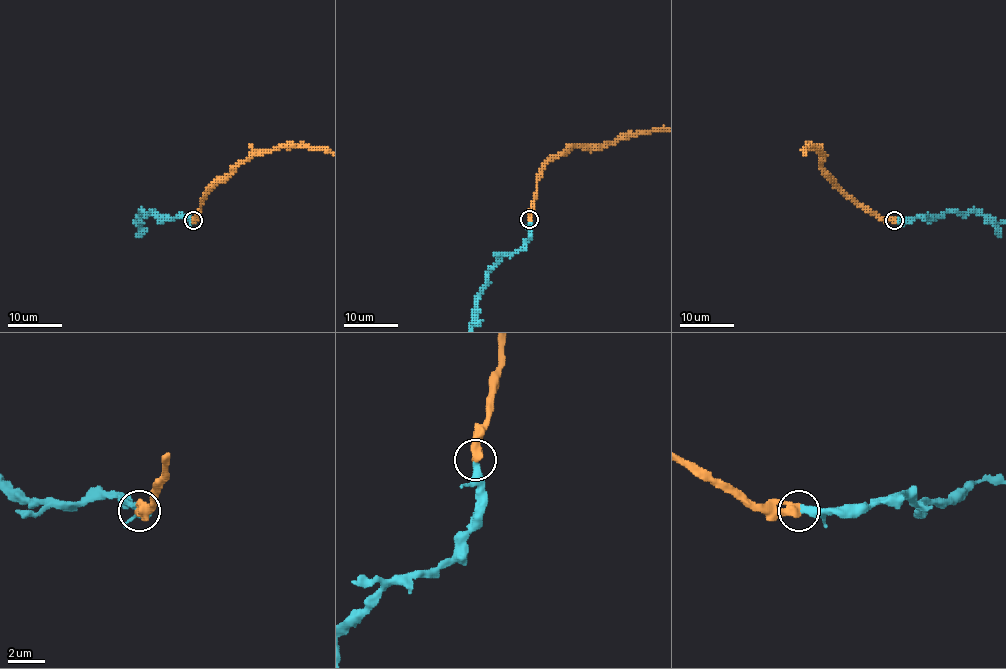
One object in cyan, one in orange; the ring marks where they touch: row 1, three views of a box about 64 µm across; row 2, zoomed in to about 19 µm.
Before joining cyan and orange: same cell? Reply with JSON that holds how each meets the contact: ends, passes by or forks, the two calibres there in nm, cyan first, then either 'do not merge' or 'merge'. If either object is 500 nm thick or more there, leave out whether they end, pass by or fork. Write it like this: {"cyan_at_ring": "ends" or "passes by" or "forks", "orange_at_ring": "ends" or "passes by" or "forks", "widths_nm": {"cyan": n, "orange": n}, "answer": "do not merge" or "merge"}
{"widths_nm": {"cyan": 400, "orange": 550}, "answer": "merge"}

